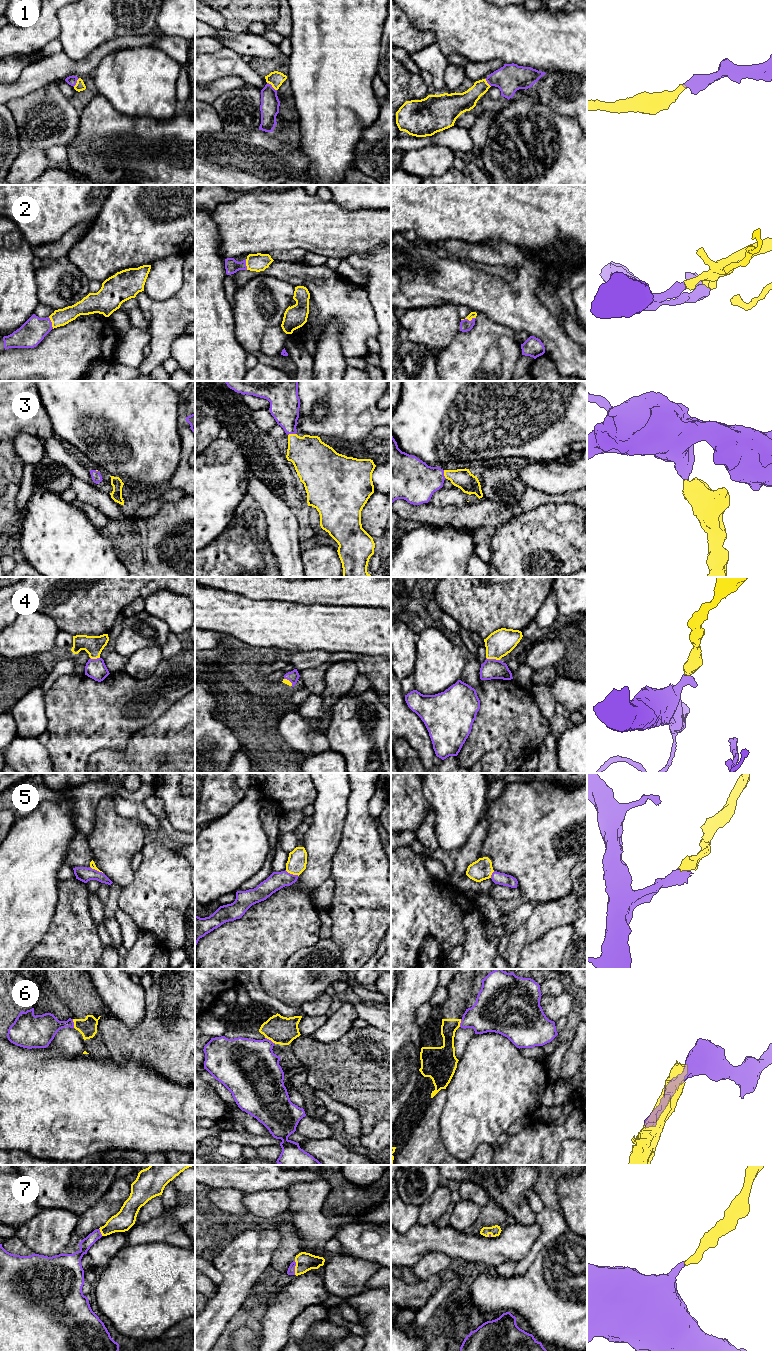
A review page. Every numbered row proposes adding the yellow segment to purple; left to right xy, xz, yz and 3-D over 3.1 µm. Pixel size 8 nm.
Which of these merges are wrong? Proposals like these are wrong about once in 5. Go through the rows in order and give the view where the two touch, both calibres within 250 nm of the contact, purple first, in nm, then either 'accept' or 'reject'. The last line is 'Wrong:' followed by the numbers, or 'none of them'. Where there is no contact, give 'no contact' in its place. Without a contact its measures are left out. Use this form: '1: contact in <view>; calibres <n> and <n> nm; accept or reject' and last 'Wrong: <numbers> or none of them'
1: contact in xz; calibres 150 and 120 nm; accept
2: contact in yz; calibres 100 and 50 nm; accept
3: contact in xz; calibres 240 and 320 nm; accept
4: contact in yz; calibres 160 and 220 nm; accept
5: contact in xz; calibres 140 and 160 nm; accept
6: contact in xz; calibres 400 and 220 nm; reject
7: contact in xz; calibres 60 and 140 nm; accept
Wrong: 6

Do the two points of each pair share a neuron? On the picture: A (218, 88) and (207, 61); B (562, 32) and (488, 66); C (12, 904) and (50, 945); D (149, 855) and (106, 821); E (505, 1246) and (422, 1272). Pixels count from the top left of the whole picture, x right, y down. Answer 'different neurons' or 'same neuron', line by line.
A: different neurons
B: different neurons
C: different neurons
D: different neurons
E: different neurons

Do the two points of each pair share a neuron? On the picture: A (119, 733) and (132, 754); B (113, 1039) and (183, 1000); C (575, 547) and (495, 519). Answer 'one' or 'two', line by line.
A: two
B: one
C: two

